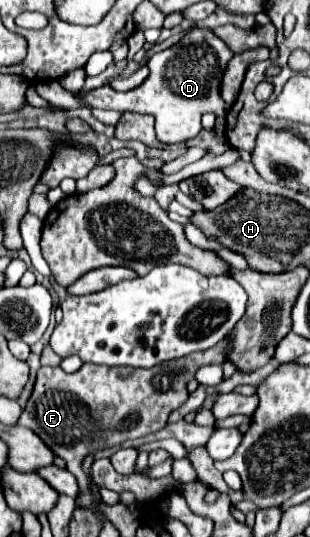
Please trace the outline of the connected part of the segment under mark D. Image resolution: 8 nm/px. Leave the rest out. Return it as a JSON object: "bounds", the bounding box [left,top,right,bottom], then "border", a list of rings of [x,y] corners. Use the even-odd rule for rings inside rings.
{"bounds":[85,28,233,144],"border":[[[197,28],[181,38],[179,44],[161,50],[151,56],[147,66],[151,68],[145,82],[129,92],[117,92],[109,84],[95,88],[85,96],[89,108],[119,110],[119,112],[143,112],[155,116],[157,138],[165,144],[179,144],[195,138],[201,132],[201,116],[205,112],[215,112],[223,116],[227,112],[221,100],[221,78],[233,50],[209,28]]]}

